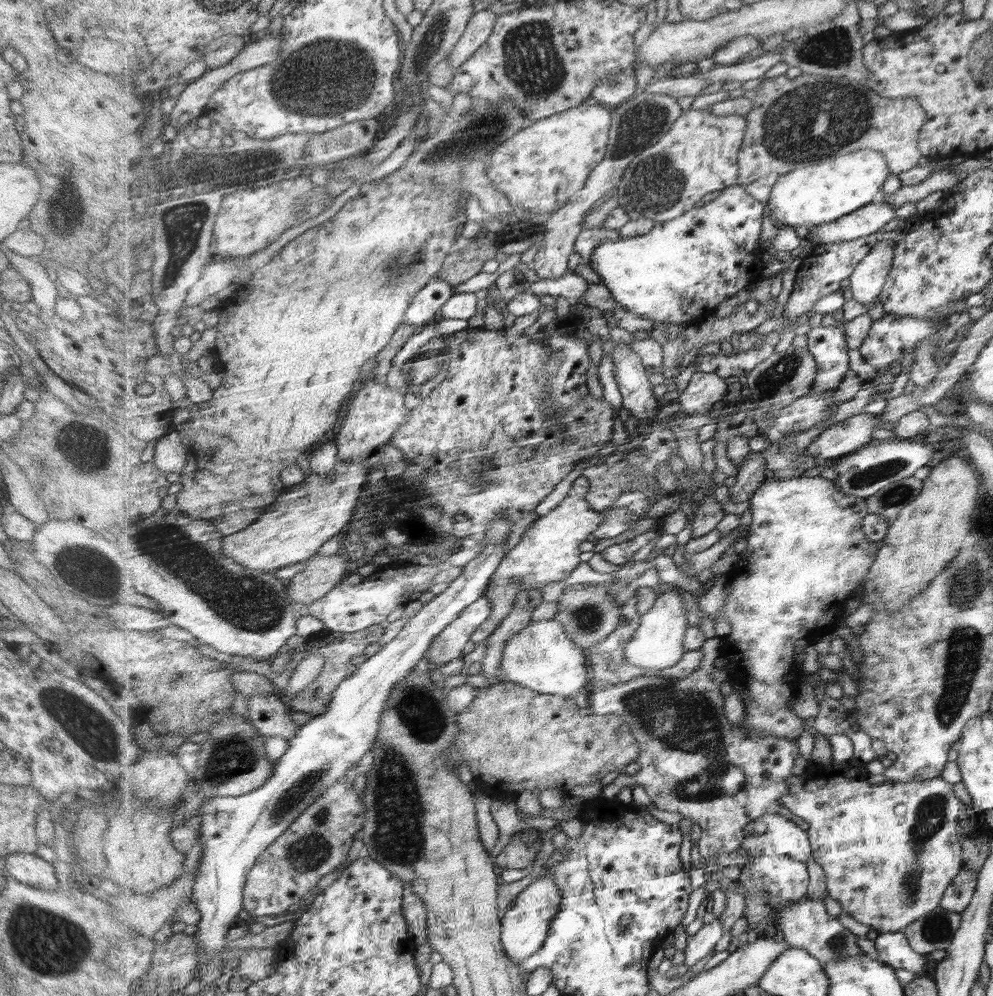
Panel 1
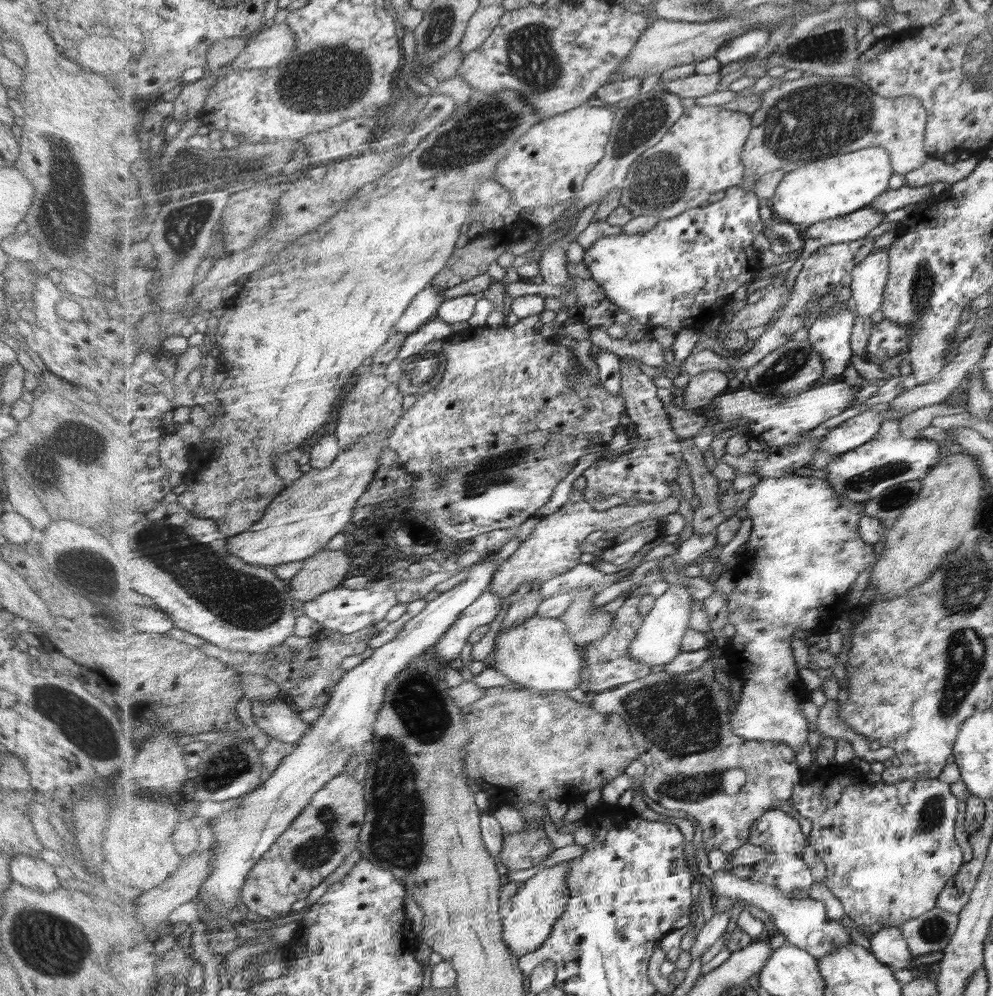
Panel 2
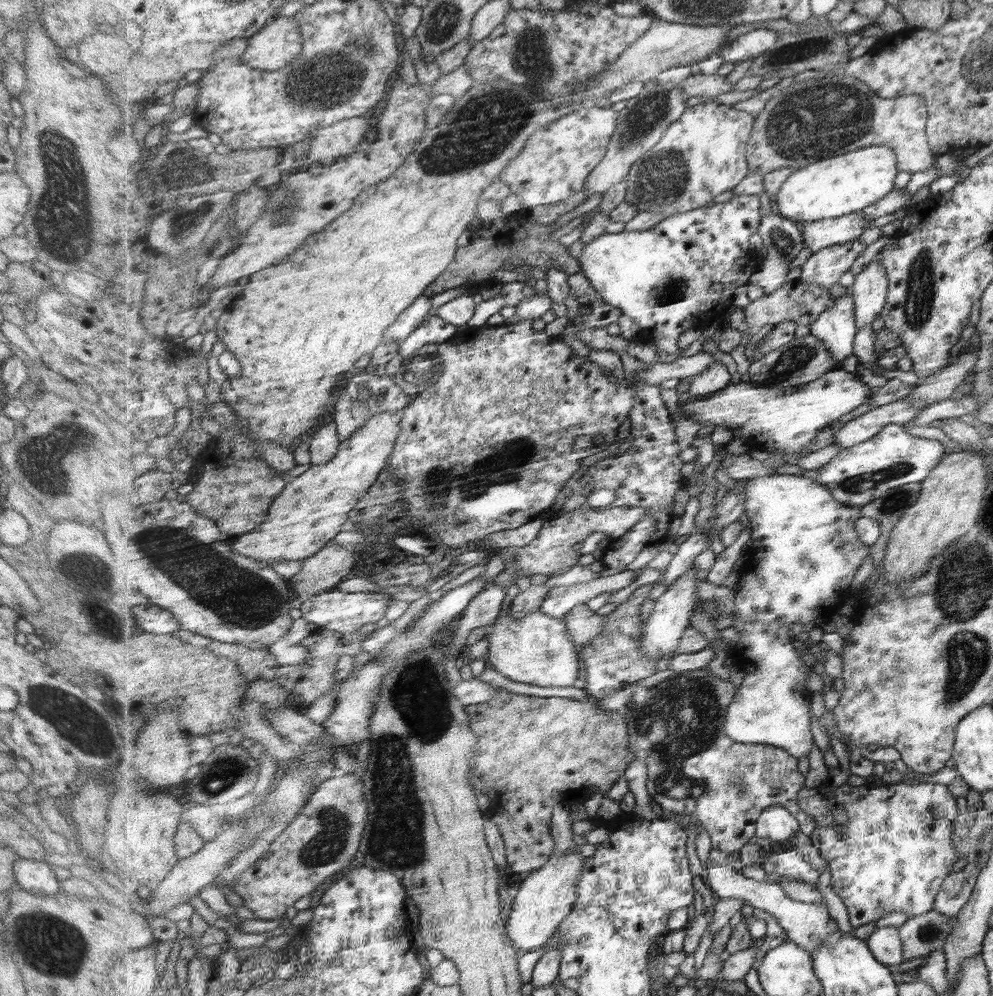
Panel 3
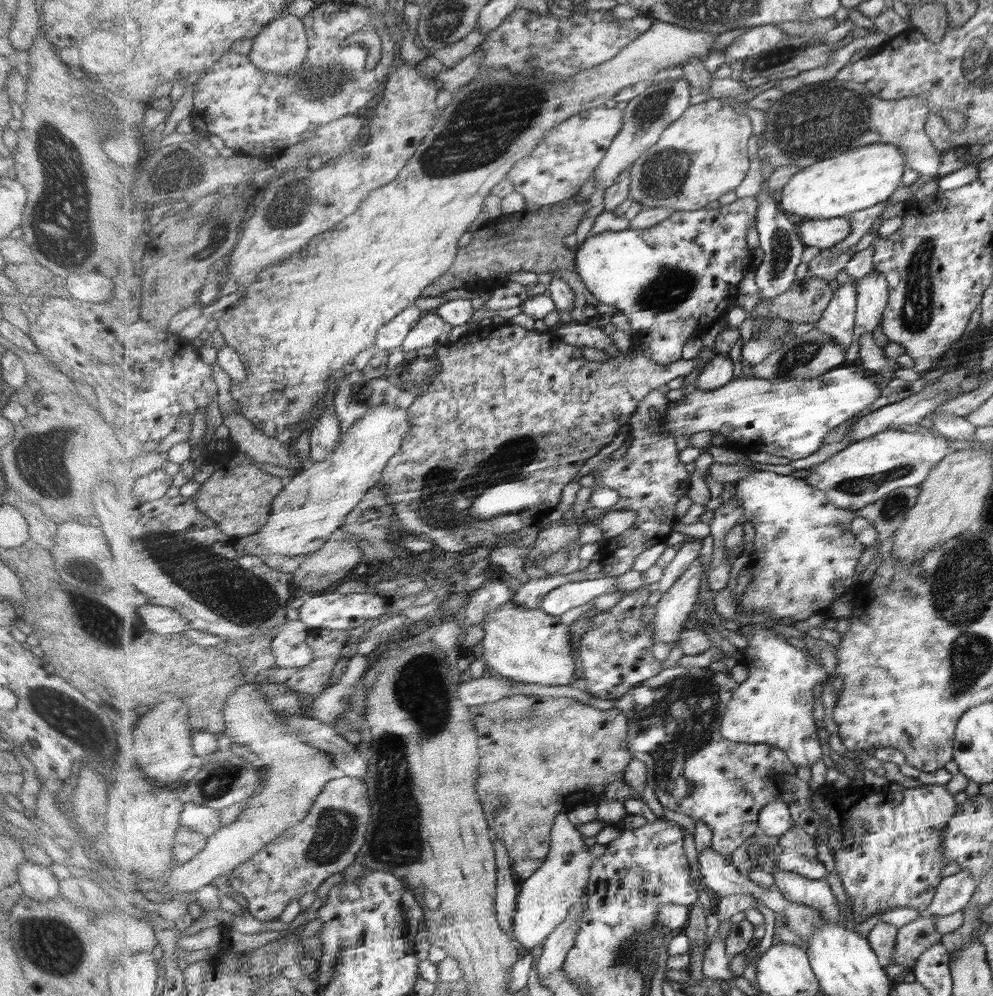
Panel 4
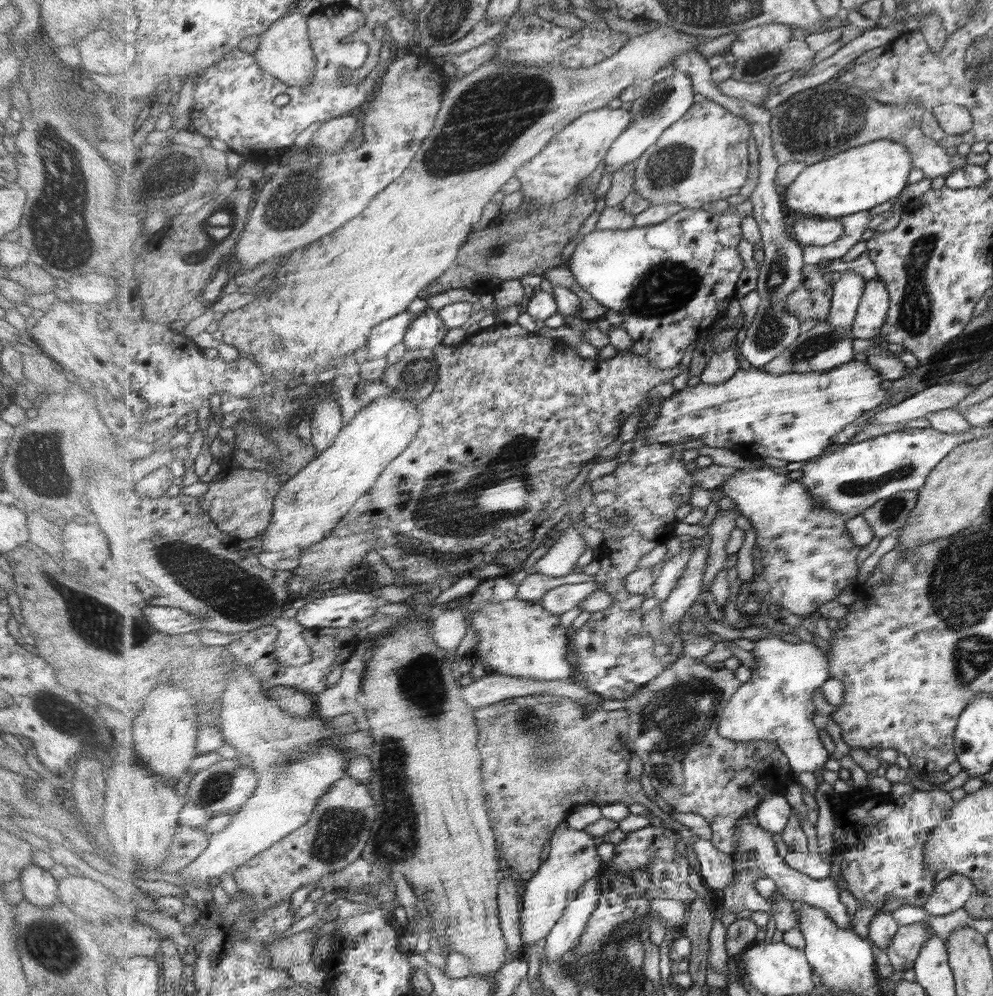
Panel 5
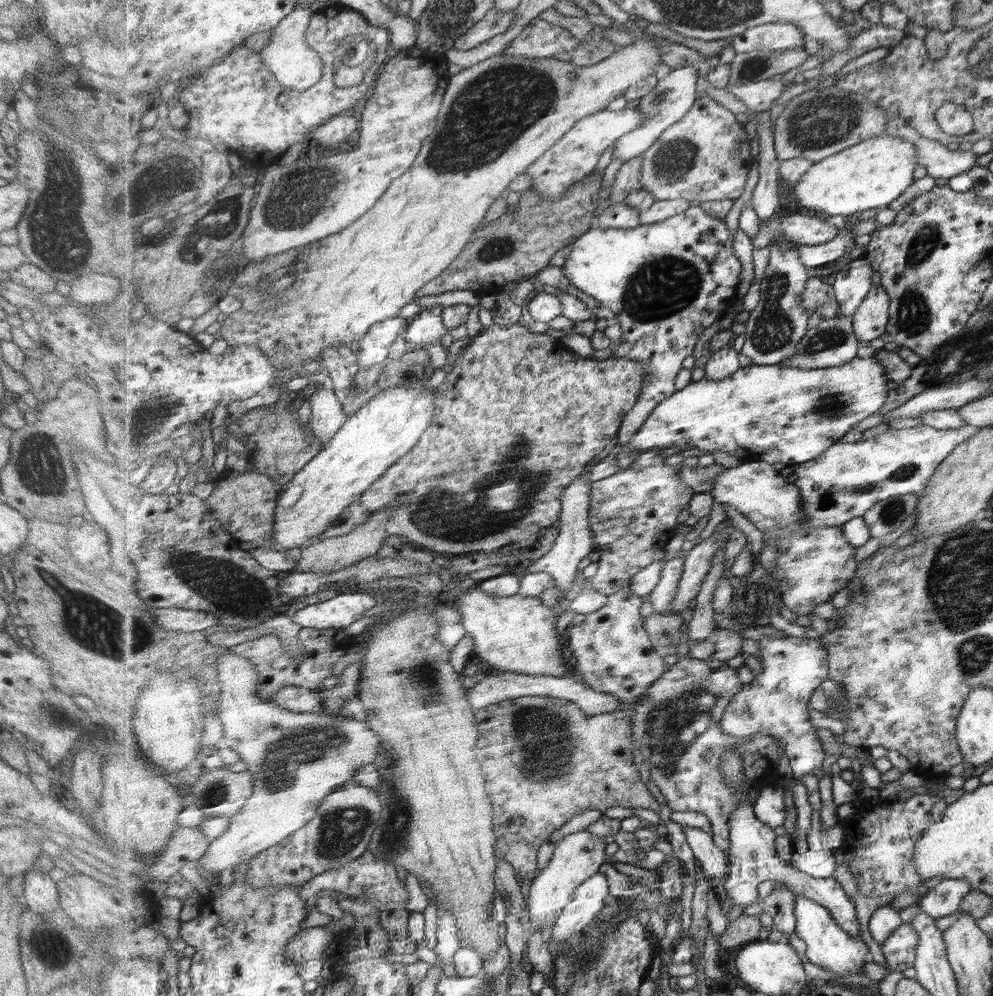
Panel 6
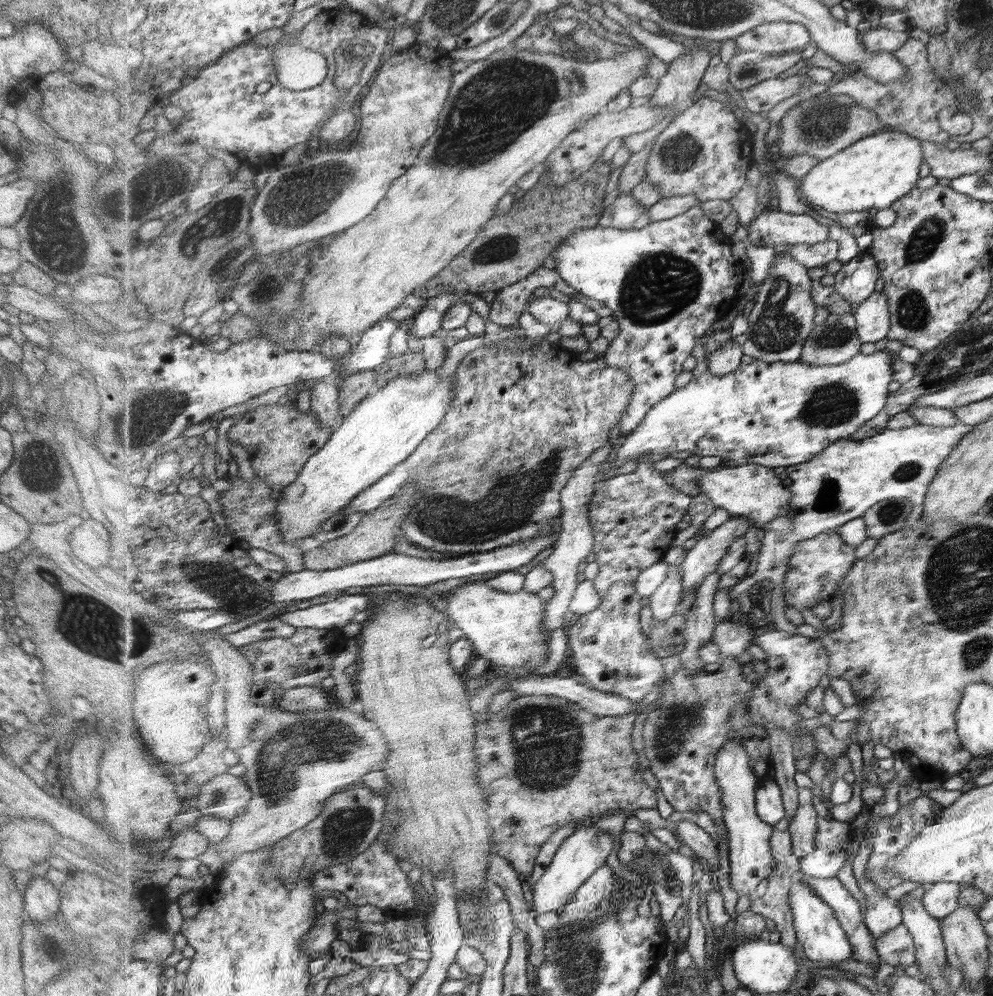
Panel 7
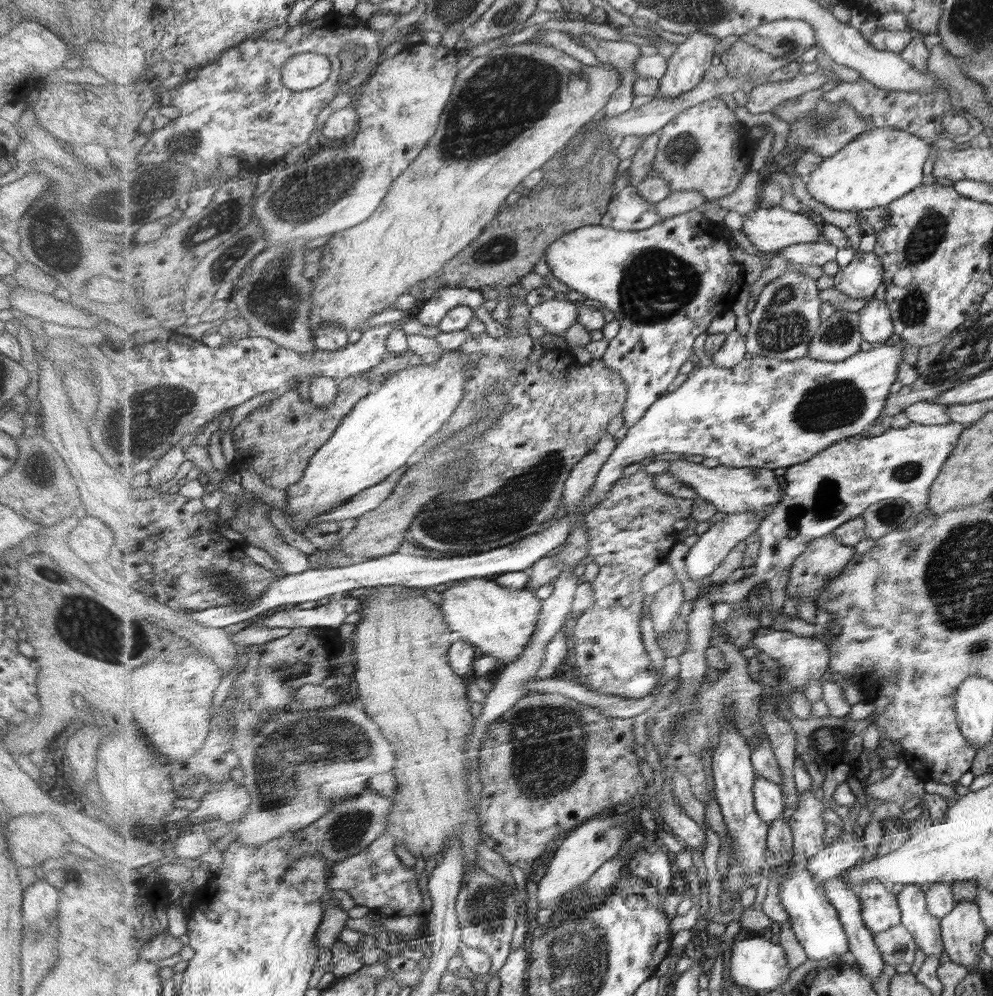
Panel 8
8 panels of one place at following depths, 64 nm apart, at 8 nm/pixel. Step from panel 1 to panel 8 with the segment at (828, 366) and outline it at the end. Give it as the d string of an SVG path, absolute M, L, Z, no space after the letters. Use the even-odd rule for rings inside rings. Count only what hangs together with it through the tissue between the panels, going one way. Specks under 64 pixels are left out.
M871 252L856 253L852 261L834 276L834 287L853 299L874 299L877 288L884 284L885 268L883 260Z

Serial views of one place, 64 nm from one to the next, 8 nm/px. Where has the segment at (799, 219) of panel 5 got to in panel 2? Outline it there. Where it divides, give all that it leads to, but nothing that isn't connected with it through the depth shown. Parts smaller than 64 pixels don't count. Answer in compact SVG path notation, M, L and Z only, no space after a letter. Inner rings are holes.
M869 206L853 214L848 214L846 217L802 227L805 246L801 250L802 253L793 261L793 266L789 268L783 285L786 286L787 290L794 288L805 259L811 257L818 248L842 242L855 242L860 238L865 238L869 232L873 232L877 226L881 226L883 216L883 211Z

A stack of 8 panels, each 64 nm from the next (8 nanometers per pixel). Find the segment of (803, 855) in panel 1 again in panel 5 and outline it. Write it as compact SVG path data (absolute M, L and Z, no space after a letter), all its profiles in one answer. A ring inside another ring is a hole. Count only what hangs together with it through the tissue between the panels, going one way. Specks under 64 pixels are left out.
M769 793L759 806L755 816L763 829L777 834L777 832L785 830L785 826L787 826L789 816L791 816L793 810L784 794Z

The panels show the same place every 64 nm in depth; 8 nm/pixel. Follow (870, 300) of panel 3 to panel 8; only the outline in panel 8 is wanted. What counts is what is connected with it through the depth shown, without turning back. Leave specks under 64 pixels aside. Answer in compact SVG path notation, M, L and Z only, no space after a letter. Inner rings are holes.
M879 298L871 299L861 310L859 331L863 341L872 345L881 345L895 335L895 322L886 301Z

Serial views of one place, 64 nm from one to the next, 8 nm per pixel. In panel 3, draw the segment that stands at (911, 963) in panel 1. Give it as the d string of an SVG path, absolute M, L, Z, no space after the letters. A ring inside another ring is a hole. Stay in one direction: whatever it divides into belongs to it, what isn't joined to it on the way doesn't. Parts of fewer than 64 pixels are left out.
M877 927L866 941L874 955L888 967L899 966L906 960L900 927Z

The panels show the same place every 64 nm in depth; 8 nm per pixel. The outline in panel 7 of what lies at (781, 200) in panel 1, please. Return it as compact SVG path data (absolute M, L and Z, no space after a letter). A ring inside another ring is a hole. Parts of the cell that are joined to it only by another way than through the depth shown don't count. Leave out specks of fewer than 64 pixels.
M882 130L812 168L801 180L801 195L813 206L839 214L883 210L917 186L921 167L925 164L923 155L920 139L899 130Z

